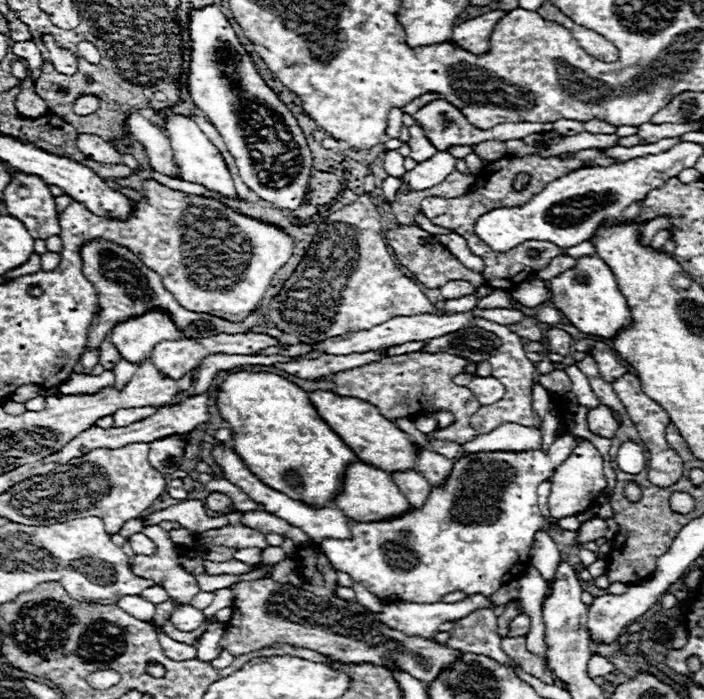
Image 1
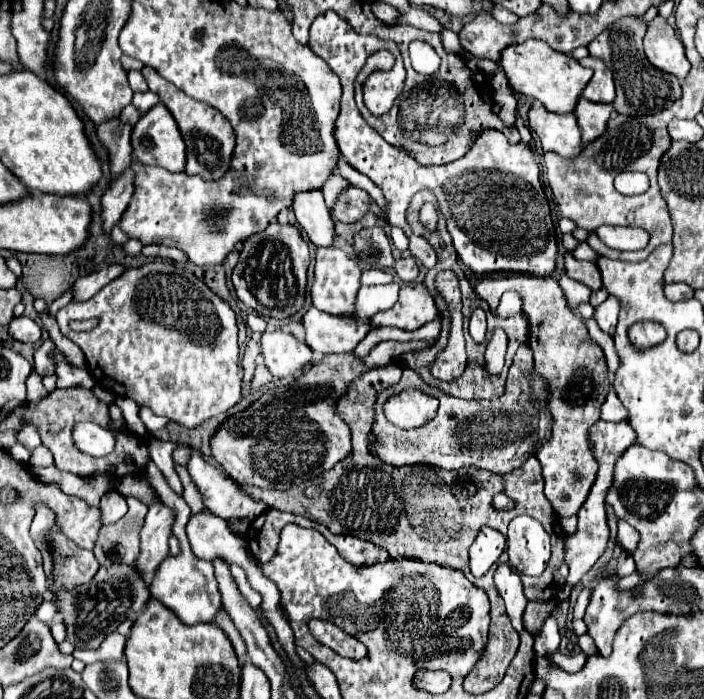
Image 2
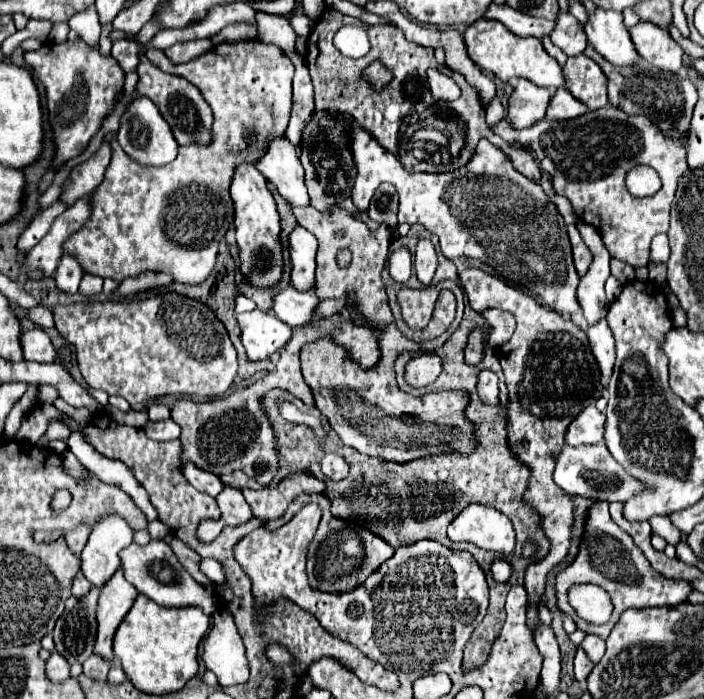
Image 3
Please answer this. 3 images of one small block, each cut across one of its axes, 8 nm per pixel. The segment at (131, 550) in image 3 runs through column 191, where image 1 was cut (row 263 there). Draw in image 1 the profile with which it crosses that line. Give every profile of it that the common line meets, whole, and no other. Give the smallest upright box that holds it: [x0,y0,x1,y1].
[546,254,632,340]

